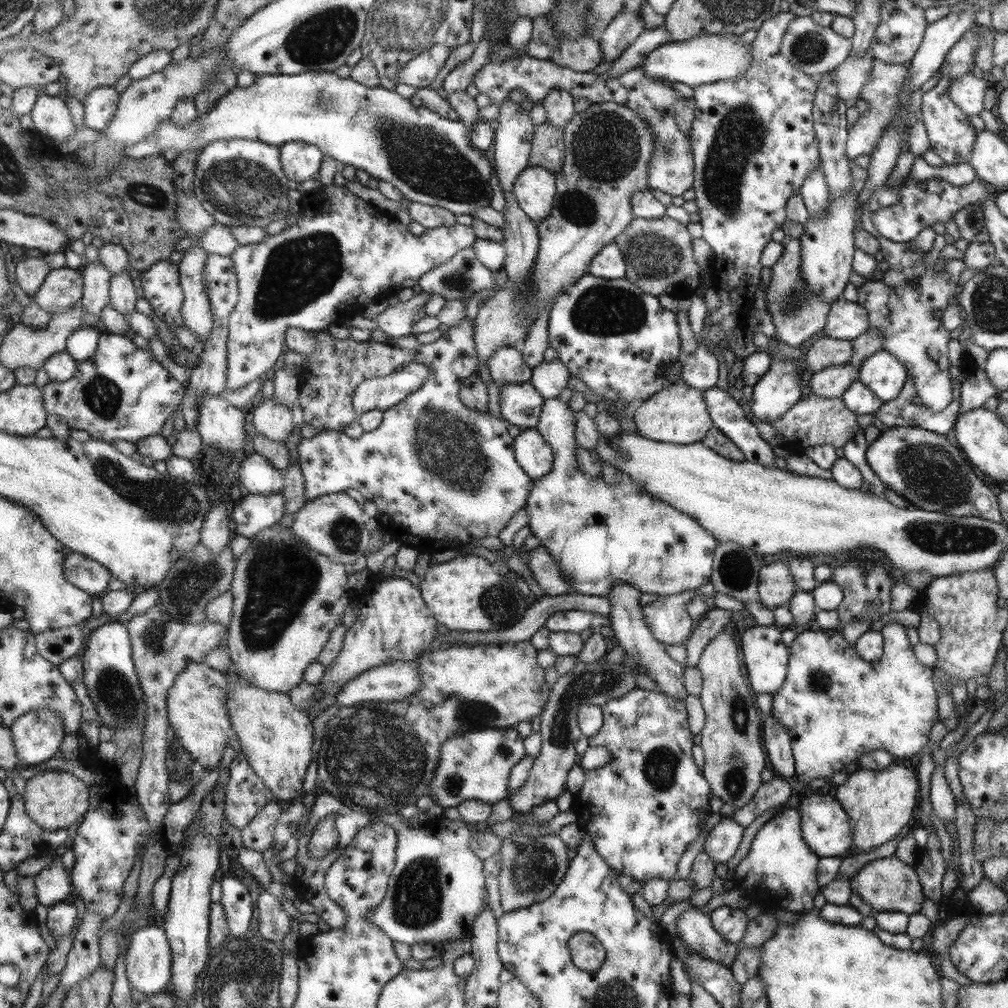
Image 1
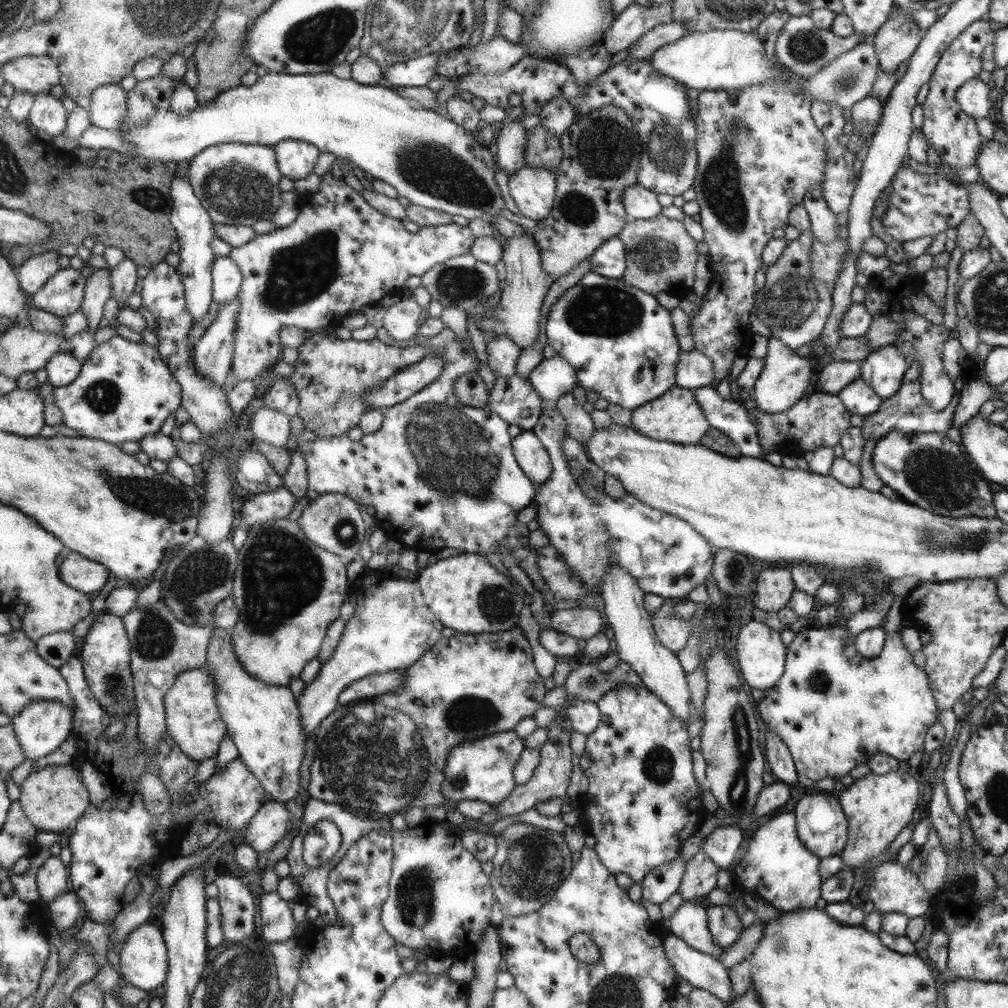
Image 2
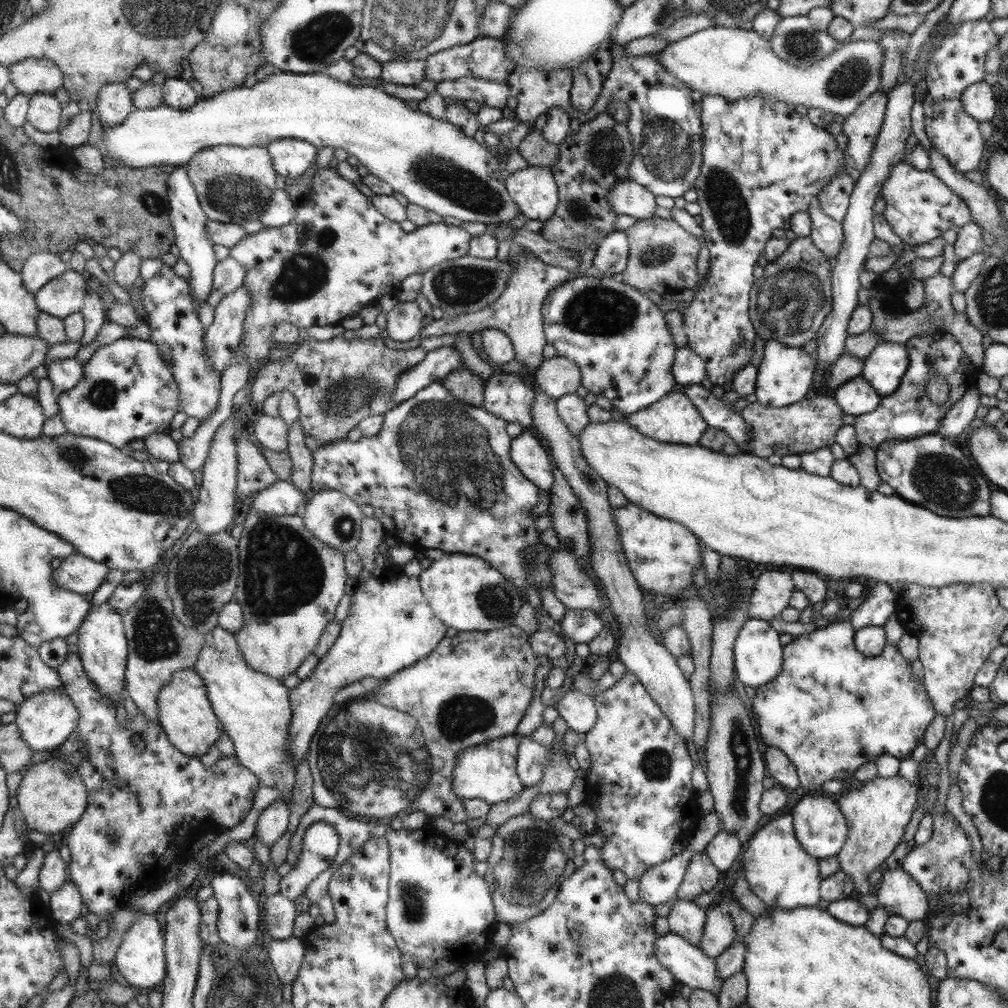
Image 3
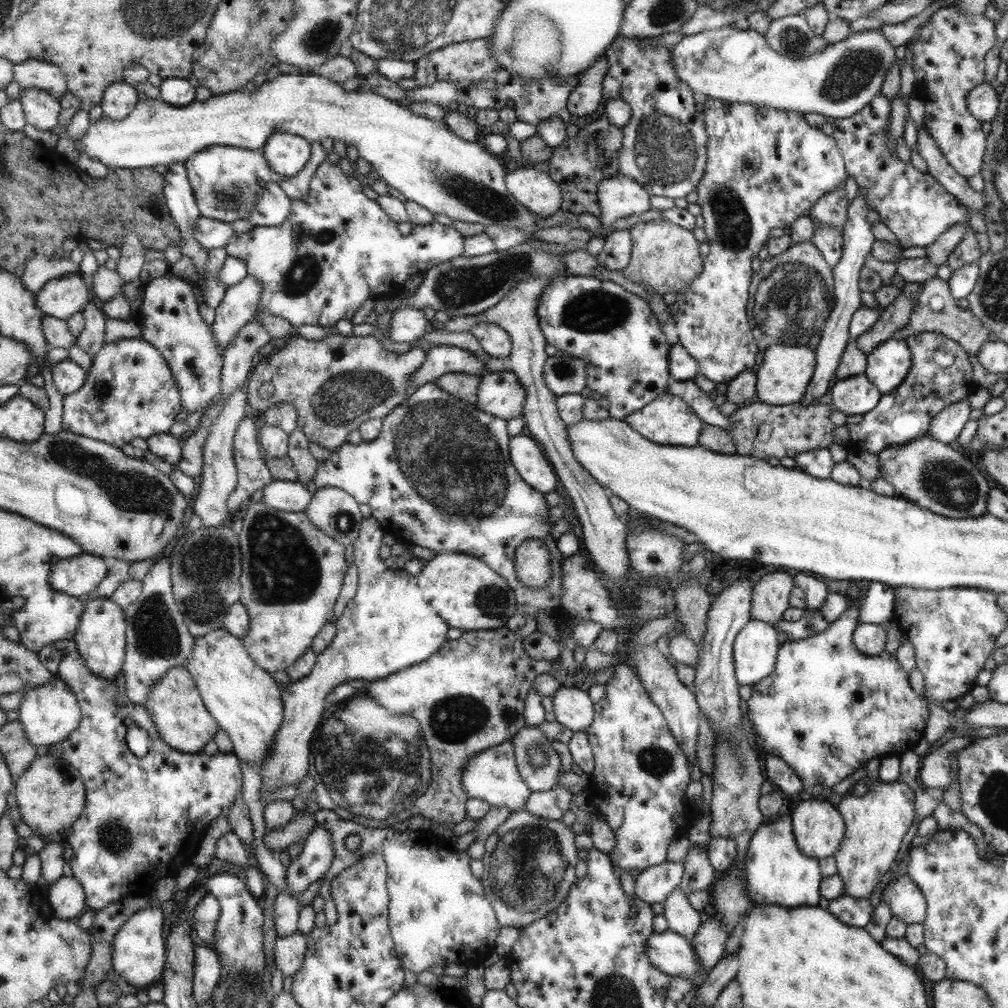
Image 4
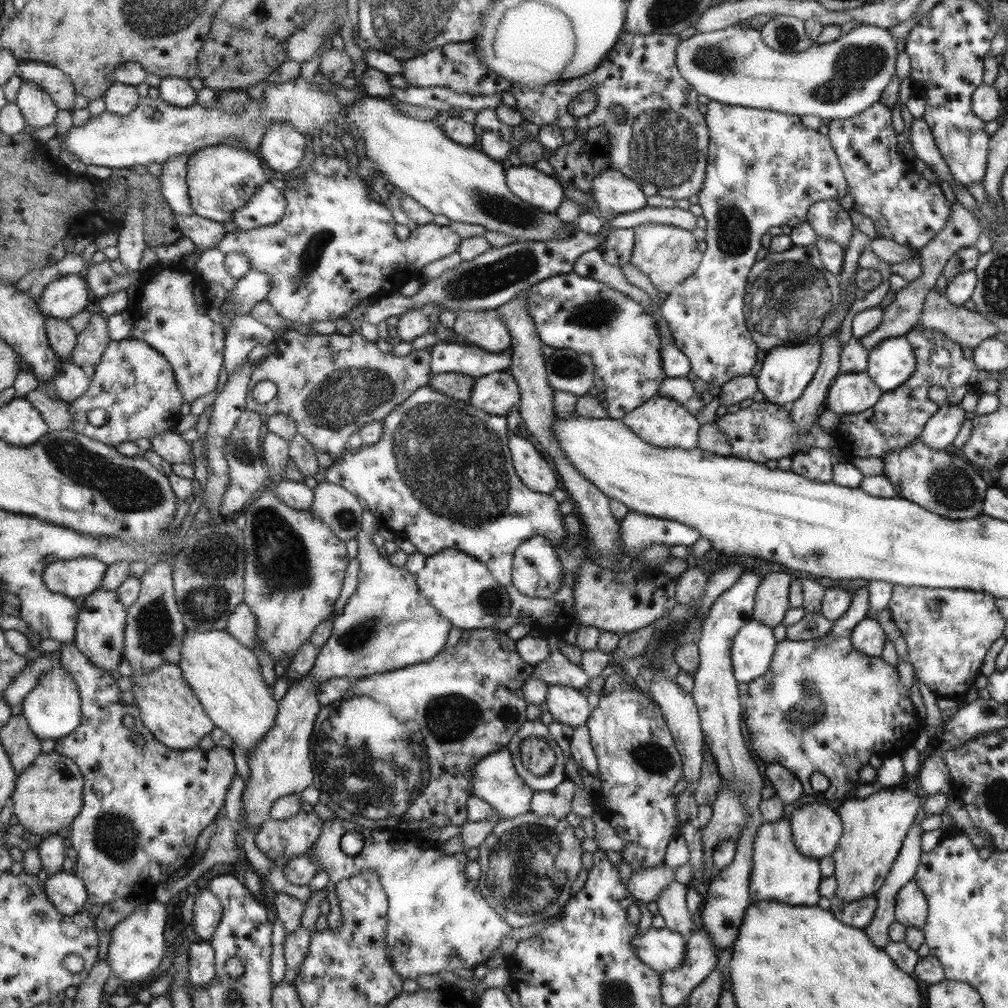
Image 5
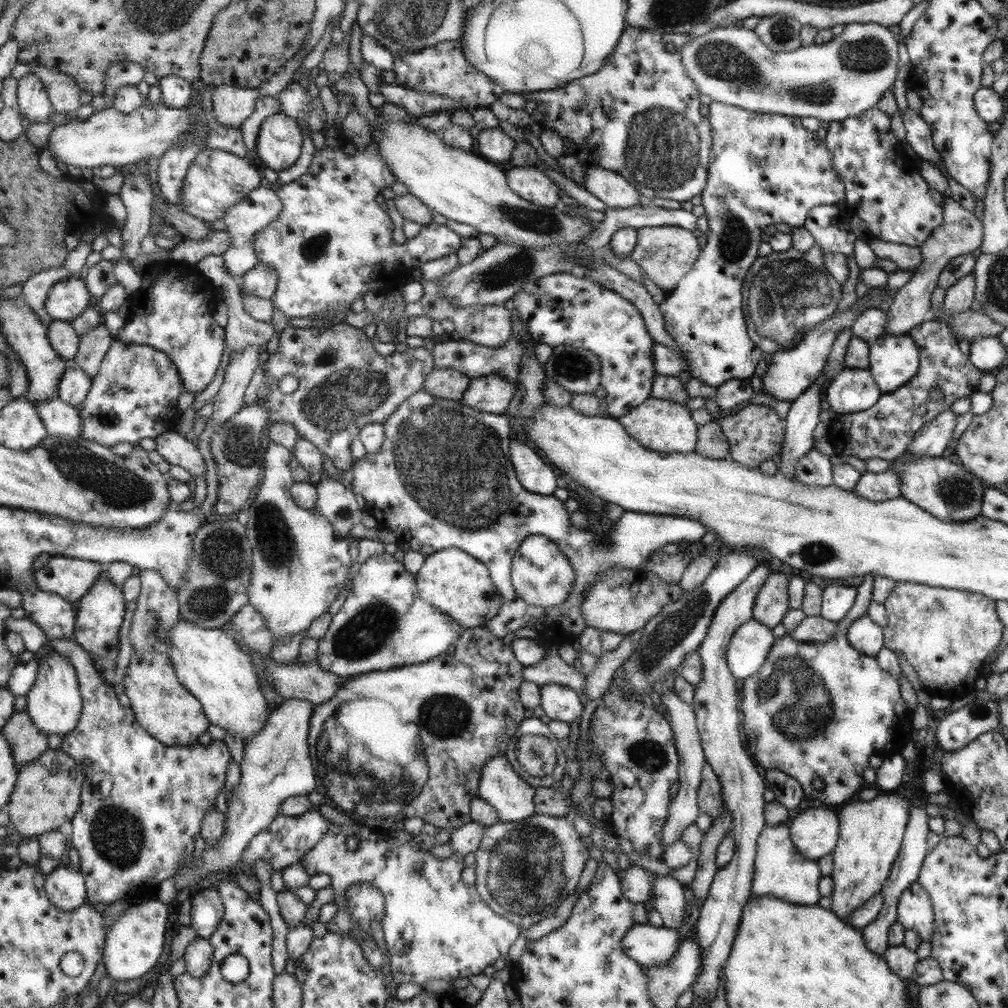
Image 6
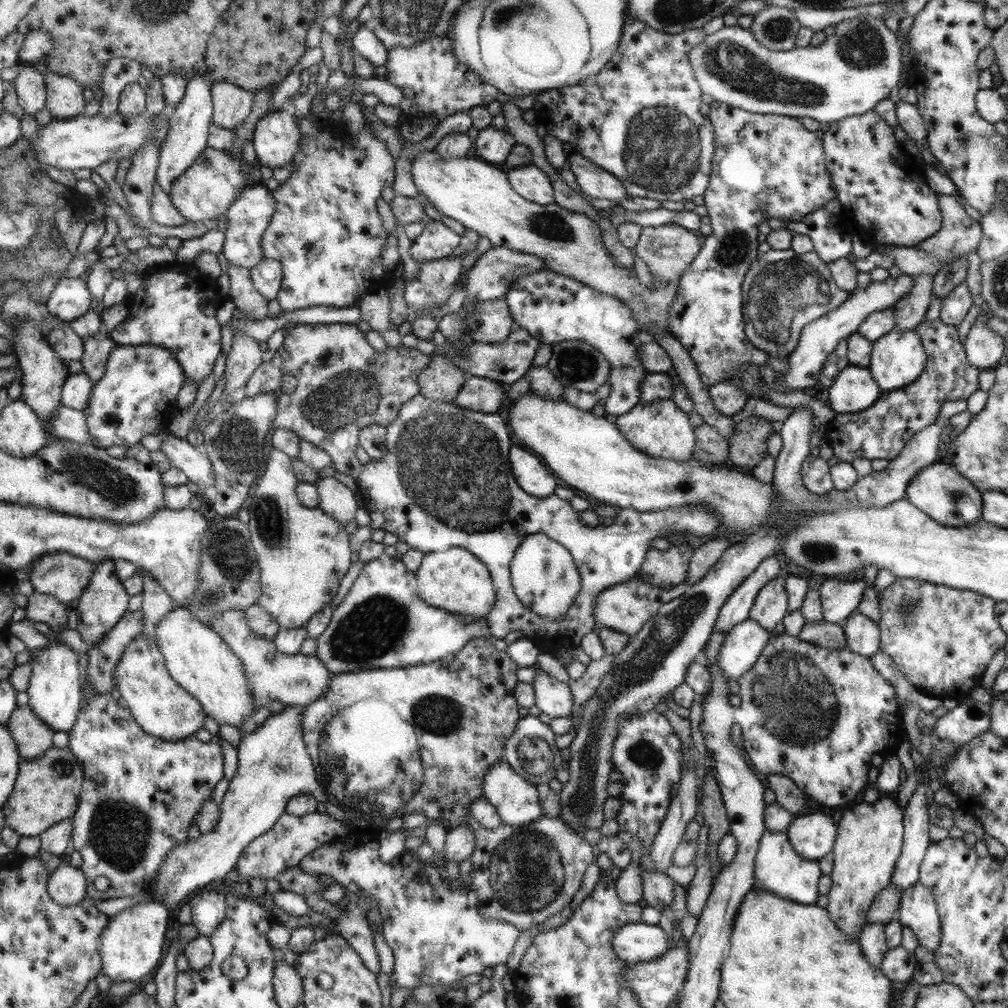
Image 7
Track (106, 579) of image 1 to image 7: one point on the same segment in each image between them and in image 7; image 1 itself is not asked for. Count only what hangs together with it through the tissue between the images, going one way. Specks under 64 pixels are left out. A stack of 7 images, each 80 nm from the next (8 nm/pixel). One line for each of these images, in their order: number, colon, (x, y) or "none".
2: (85, 575)
3: (77, 573)
4: (77, 576)
5: (82, 576)
6: (70, 577)
7: (64, 575)

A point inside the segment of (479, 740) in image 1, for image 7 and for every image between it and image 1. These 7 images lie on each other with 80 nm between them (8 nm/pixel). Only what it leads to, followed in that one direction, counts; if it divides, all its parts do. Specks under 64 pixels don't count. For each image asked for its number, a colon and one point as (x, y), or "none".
2: (483, 769)
3: (487, 772)
4: (492, 776)
5: (494, 779)
6: (501, 786)
7: (516, 800)

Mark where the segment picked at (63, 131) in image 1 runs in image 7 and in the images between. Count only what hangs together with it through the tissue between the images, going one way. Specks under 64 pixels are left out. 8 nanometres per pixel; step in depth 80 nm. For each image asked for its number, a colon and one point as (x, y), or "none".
2: (48, 114)
3: (44, 114)
4: (42, 109)
5: (38, 106)
6: (34, 101)
7: (31, 90)

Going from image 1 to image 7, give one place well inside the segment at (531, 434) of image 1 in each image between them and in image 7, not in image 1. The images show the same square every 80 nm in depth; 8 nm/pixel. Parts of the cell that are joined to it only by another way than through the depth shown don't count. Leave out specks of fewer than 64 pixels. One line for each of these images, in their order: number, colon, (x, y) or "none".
2: (532, 459)
3: (532, 461)
4: (528, 460)
5: (534, 472)
6: (534, 475)
7: (534, 478)

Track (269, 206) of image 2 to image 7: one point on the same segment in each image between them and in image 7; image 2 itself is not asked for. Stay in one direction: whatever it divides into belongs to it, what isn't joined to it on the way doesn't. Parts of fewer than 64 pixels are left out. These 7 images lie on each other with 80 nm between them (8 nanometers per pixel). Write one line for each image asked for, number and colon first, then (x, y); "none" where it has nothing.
3: (234, 184)
4: (229, 182)
5: (221, 179)
6: (218, 180)
7: (211, 186)

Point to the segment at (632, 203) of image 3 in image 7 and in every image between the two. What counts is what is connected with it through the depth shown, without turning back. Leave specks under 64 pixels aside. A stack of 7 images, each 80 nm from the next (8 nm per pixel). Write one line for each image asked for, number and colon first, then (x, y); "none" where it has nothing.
4: (619, 196)
5: (614, 194)
6: (613, 190)
7: (594, 182)

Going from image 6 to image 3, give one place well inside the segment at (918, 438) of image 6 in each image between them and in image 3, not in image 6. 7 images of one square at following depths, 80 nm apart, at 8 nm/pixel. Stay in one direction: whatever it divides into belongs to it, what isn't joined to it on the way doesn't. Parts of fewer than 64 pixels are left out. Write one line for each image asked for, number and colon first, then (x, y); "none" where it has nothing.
3: (957, 419)
4: (948, 423)
5: (941, 429)

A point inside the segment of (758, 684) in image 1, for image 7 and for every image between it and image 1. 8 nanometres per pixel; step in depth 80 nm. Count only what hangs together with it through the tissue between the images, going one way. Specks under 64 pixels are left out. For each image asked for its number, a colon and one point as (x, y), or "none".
2: (759, 653)
3: (757, 654)
4: (755, 649)
5: (752, 647)
6: (749, 646)
7: (742, 645)

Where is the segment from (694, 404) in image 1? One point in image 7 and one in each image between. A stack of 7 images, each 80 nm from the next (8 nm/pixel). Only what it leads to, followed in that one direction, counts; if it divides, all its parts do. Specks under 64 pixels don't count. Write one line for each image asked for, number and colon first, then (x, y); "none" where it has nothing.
2: (676, 417)
3: (673, 419)
4: (667, 420)
5: (663, 423)
6: (660, 425)
7: (659, 429)

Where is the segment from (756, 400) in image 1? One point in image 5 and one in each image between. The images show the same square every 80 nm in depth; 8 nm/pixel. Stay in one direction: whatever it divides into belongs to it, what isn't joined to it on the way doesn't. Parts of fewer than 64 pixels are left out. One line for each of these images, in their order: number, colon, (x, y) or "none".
2: (784, 376)
3: (783, 376)
4: (784, 372)
5: (785, 372)

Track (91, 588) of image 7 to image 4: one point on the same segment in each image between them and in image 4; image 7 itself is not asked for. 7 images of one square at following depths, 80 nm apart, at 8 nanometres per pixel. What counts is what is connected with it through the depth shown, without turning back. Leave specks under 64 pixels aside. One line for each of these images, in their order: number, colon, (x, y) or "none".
4: (101, 639)
5: (101, 631)
6: (101, 613)

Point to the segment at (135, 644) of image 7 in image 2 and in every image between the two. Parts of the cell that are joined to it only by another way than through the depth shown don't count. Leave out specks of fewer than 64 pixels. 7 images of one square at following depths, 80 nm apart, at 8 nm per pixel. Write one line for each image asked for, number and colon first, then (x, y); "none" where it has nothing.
2: (194, 720)
3: (187, 716)
4: (175, 704)
5: (170, 708)
6: (162, 704)

